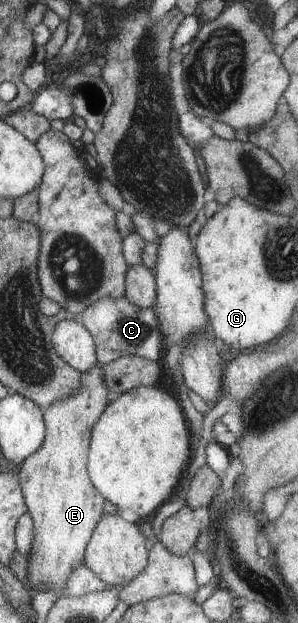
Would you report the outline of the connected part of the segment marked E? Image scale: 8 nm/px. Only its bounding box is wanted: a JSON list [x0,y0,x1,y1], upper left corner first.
[17,364,112,596]

